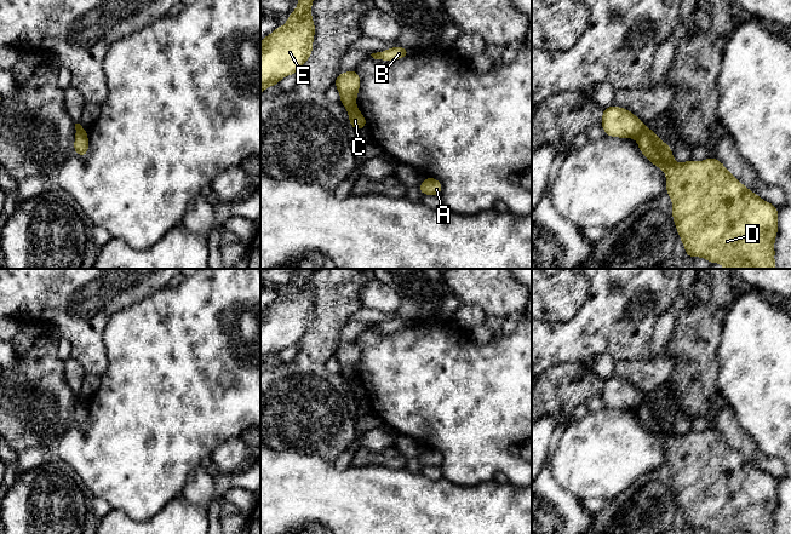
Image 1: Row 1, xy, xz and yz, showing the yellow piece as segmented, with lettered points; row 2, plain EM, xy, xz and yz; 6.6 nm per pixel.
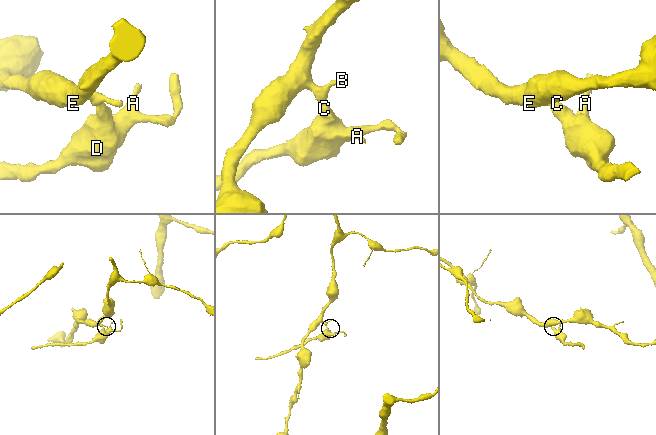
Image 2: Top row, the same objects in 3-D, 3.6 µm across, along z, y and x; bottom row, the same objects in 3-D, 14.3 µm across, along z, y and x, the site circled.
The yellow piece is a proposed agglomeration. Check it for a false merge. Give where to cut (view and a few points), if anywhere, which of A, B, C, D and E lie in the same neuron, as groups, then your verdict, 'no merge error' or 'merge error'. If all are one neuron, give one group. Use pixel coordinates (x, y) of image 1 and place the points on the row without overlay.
yz (646, 400), (636, 409) | A C D / B E | merge error

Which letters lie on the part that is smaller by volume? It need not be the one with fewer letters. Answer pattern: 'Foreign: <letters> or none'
Foreign: A, C, D

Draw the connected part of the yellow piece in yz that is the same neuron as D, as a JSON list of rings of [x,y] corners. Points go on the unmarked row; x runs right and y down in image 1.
[[[644,401],[637,410],[638,420],[640,423],[647,429],[649,433],[655,436],[658,441],[663,440],[666,446],[666,465],[670,466],[672,471],[672,490],[675,493],[675,498],[677,500],[677,504],[680,506],[681,512],[684,516],[684,521],[687,524],[687,529],[693,528],[701,528],[709,532],[710,534],[775,534],[774,527],[774,512],[778,506],[778,487],[779,481],[769,475],[768,472],[762,471],[758,466],[756,466],[753,463],[749,461],[744,455],[741,455],[733,446],[728,443],[726,437],[720,433],[716,429],[707,429],[701,433],[694,432],[689,430],[687,433],[683,435],[676,435],[674,432],[674,425],[671,421],[671,418],[669,418],[665,413],[659,410],[657,408],[655,402]]]

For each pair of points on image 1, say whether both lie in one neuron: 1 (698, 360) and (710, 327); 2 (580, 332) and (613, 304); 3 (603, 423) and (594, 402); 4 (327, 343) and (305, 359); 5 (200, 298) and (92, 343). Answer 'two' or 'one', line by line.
1: one
2: one
3: two
4: one
5: two

